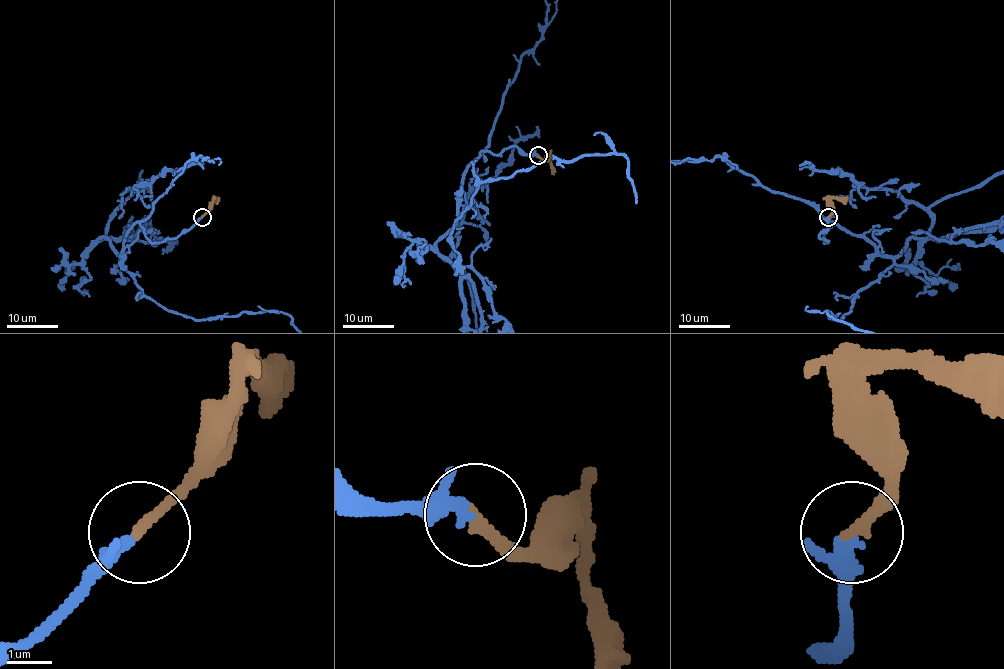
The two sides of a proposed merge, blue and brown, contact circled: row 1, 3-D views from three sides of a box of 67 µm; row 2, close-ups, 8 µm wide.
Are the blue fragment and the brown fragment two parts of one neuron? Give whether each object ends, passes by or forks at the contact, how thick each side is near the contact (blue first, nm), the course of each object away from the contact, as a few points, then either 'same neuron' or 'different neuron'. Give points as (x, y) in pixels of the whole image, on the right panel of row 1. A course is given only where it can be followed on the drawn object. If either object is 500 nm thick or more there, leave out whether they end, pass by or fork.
blue passes by; brown ends there; 170 nm thick on the blue side, 280 nm on the other; blue runs (828, 217), (825, 243), (835, 222), (893, 263), (833, 318); brown runs (828, 217), (833, 198), (846, 204); same neuron

